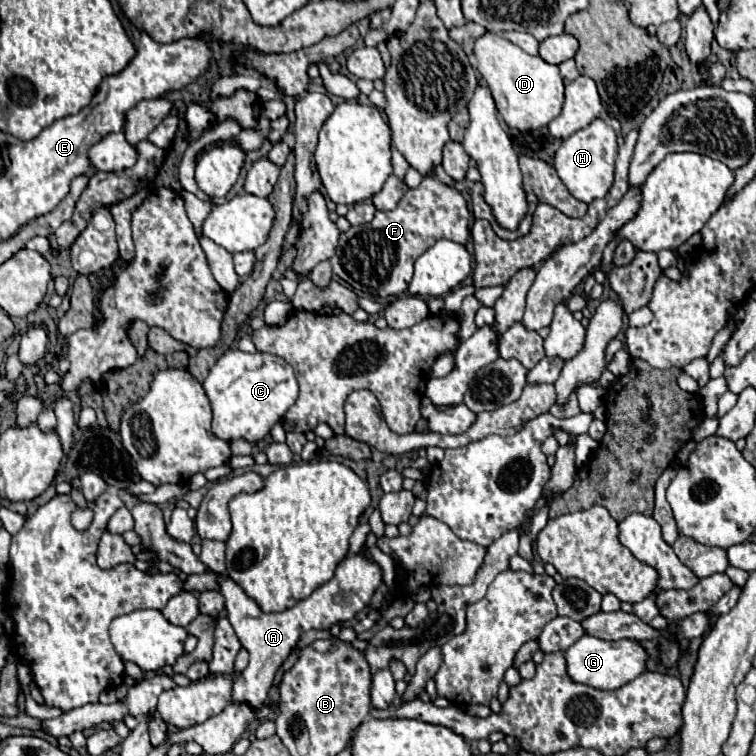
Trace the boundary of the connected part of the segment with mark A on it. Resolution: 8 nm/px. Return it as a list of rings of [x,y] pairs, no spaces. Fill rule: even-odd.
[[[364,553],[348,555],[336,569],[336,575],[326,585],[318,587],[308,599],[298,601],[294,607],[282,611],[282,613],[264,613],[260,607],[230,579],[224,577],[220,581],[220,591],[226,599],[226,611],[228,619],[242,643],[242,647],[250,653],[250,663],[242,671],[240,679],[234,681],[234,693],[232,701],[244,701],[252,707],[262,705],[262,701],[268,699],[268,691],[272,687],[274,675],[280,669],[280,665],[288,659],[294,645],[298,645],[300,637],[310,629],[324,629],[328,631],[336,623],[344,623],[354,619],[364,607],[370,605],[372,595],[382,585],[382,567],[368,559]]]

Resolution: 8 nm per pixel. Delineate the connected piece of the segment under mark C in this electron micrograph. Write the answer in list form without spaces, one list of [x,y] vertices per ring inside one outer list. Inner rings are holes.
[[[228,349],[210,369],[202,385],[212,403],[212,431],[226,441],[240,437],[250,443],[260,441],[298,397],[298,383],[292,367],[280,357],[260,351],[244,353],[240,349]]]

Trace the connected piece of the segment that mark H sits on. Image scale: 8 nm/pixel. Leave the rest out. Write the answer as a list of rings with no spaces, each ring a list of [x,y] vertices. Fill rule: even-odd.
[[[596,119],[588,127],[576,131],[574,135],[562,141],[560,149],[554,155],[554,167],[572,197],[584,203],[592,203],[594,199],[604,197],[610,185],[614,183],[616,157],[618,157],[618,143],[614,129],[606,125],[602,119]]]

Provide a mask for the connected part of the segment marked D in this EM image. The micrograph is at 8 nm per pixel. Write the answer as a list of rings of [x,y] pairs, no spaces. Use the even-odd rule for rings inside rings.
[[[496,33],[482,35],[476,41],[474,53],[478,61],[478,71],[492,89],[496,107],[508,127],[518,131],[540,129],[546,127],[554,117],[558,117],[558,113],[562,113],[564,83],[556,65],[546,63],[538,55],[524,53],[514,43]]]

